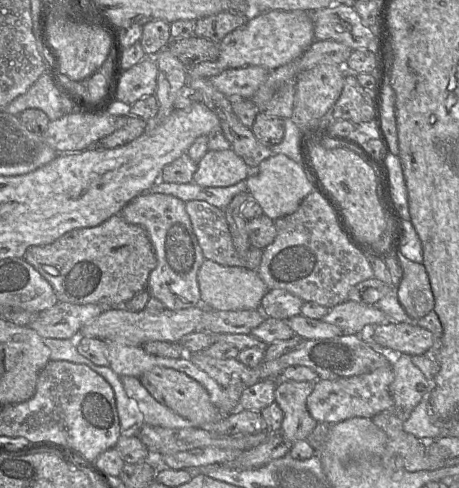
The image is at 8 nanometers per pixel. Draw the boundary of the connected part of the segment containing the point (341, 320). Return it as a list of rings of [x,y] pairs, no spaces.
[[[346,300],[332,307],[323,320],[339,327],[343,334],[358,334],[366,325],[382,324],[386,317],[374,305]]]

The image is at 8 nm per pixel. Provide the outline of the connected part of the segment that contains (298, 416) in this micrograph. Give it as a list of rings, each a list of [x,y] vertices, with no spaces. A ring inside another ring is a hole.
[[[280,378],[275,387],[275,402],[283,412],[280,432],[293,444],[307,437],[318,422],[307,409],[307,399],[313,390],[313,383],[297,382]]]

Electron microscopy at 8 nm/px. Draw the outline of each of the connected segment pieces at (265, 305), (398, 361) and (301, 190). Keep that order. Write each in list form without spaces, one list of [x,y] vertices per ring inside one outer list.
[[[269,289],[263,296],[260,309],[268,318],[286,320],[301,314],[304,301],[284,289]]]
[[[405,353],[397,354],[392,358],[392,366],[394,369],[394,379],[389,386],[390,394],[394,400],[393,411],[384,411],[397,413],[404,421],[412,410],[420,403],[423,396],[430,392],[430,383],[425,378],[421,370],[413,364],[411,356]]]
[[[284,154],[271,155],[263,160],[245,179],[248,192],[261,206],[263,214],[276,220],[294,213],[303,199],[315,190],[314,184],[302,165]]]

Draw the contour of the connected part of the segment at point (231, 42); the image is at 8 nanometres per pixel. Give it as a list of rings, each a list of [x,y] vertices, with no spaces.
[[[271,10],[251,15],[243,26],[228,33],[219,42],[217,61],[224,68],[261,66],[272,71],[297,60],[314,41],[314,25],[308,12]]]

